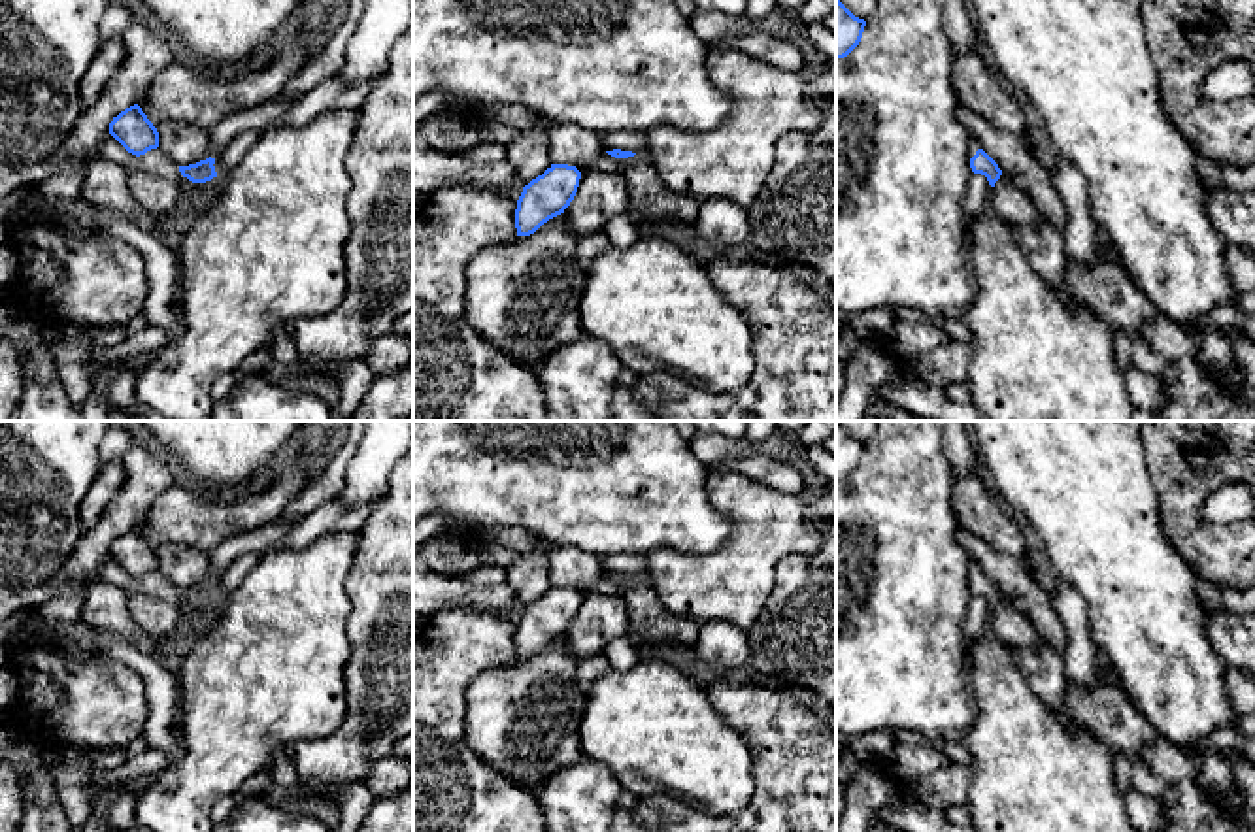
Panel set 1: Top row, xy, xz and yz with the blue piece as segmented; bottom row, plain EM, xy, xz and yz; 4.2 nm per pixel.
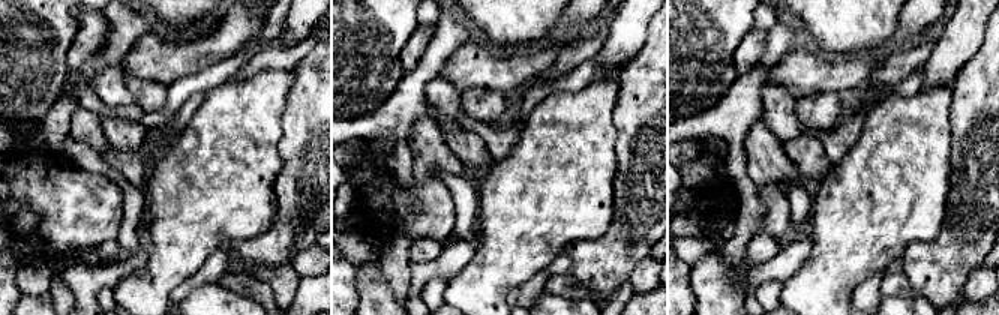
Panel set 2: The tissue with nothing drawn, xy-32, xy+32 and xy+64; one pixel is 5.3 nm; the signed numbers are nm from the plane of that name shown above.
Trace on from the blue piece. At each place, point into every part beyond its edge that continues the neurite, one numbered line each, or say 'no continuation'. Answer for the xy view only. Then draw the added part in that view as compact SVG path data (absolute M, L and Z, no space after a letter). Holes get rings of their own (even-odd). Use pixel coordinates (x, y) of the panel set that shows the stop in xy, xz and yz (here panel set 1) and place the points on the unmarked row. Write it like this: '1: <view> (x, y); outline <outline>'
no continuation

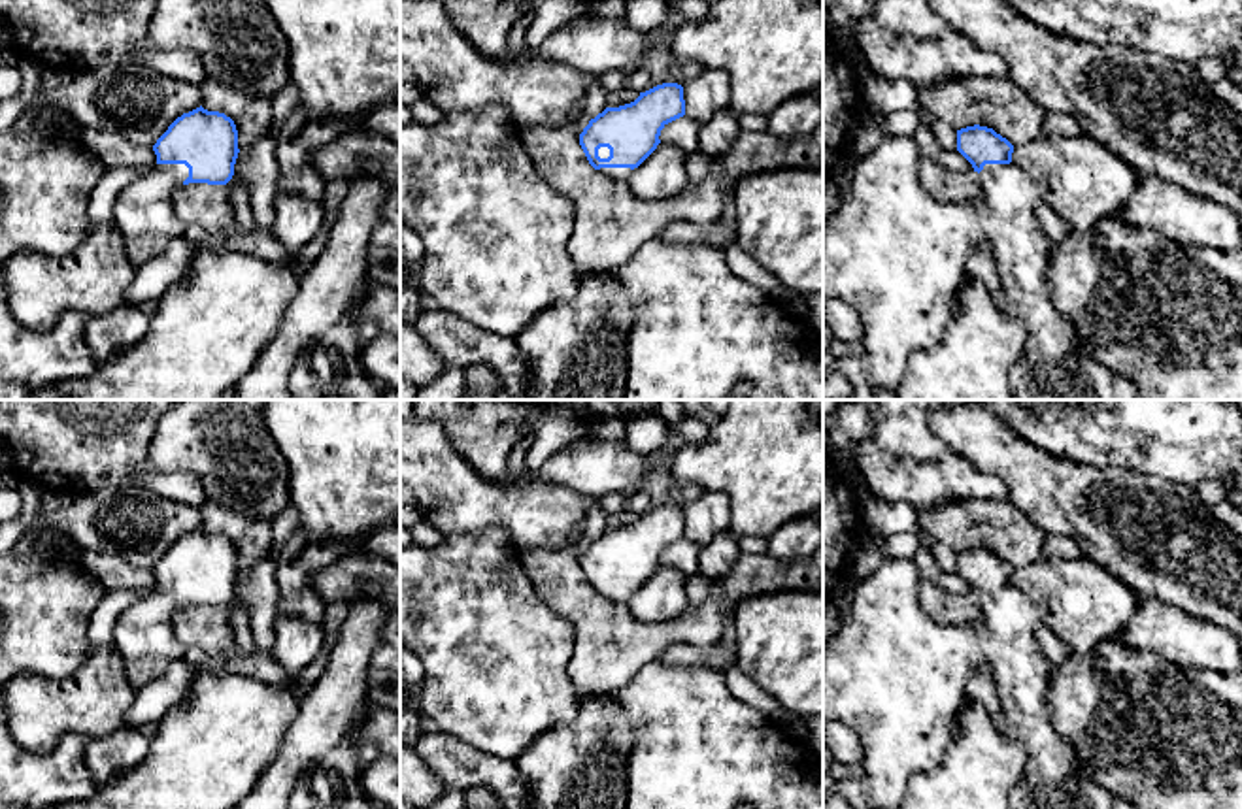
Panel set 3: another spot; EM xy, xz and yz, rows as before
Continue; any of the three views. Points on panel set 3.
1: xy (144, 636); outline M155 586L153 594L128 605L113 628L128 681L142 686L160 679L185 654L174 632L174 615L189 600L185 586Z

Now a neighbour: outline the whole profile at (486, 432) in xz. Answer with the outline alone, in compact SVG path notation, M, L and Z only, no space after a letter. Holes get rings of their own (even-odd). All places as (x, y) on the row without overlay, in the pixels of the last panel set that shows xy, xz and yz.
M413 400L413 419L440 421L453 445L485 479L498 485L525 487L534 475L515 475L510 471L510 454L517 445L527 443L532 434L529 411L532 405L519 400Z

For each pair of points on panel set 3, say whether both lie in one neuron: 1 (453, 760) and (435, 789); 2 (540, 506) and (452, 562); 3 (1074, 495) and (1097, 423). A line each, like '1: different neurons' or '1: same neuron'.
1: different neurons
2: different neurons
3: different neurons

